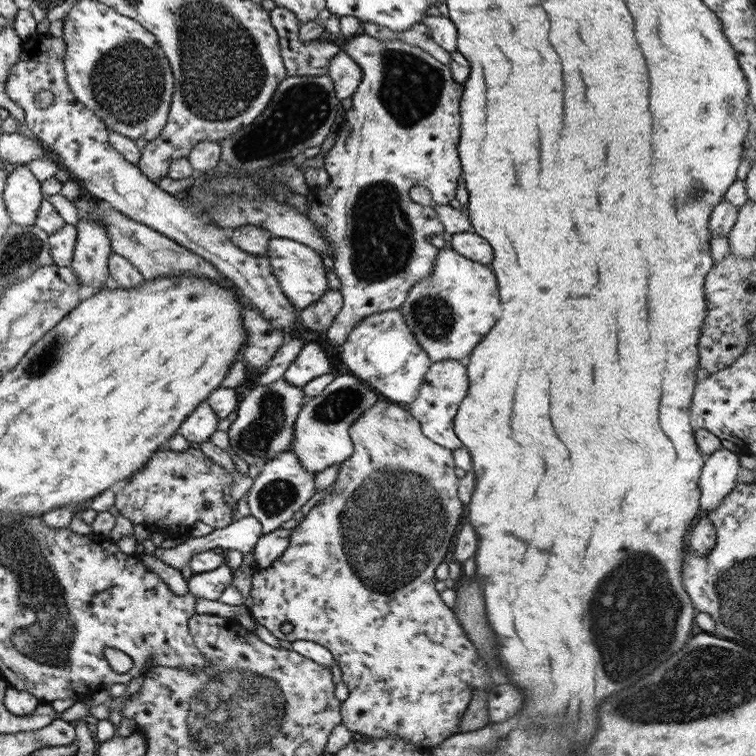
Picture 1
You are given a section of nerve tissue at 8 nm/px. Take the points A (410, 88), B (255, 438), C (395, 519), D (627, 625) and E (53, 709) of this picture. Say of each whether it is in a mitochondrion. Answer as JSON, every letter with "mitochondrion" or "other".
{"A":"mitochondrion","B":"mitochondrion","C":"mitochondrion","D":"mitochondrion","E":"other"}

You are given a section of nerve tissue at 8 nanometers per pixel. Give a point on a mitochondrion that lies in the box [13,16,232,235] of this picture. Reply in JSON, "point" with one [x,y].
{"point":[128,82]}

